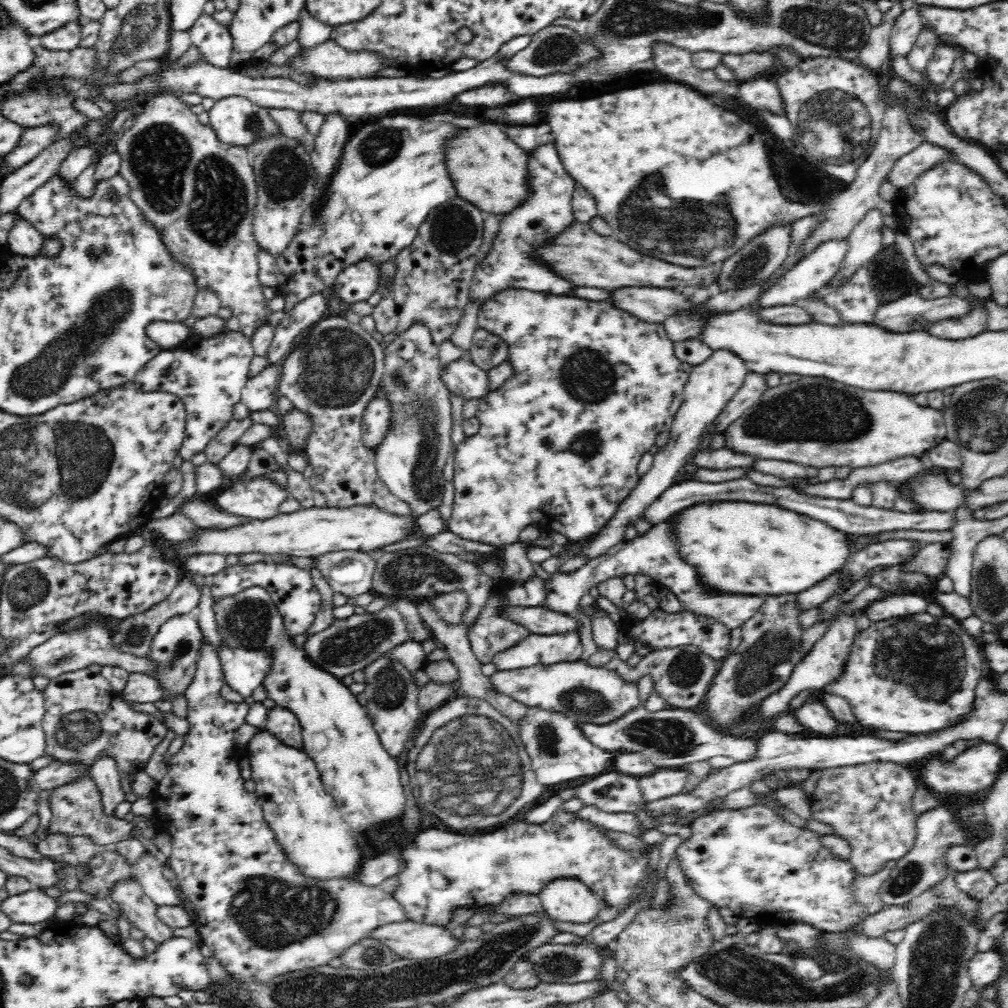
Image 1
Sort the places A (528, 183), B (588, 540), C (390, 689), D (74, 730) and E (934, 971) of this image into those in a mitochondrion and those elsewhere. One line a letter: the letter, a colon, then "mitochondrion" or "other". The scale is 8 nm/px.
A: other
B: other
C: mitochondrion
D: mitochondrion
E: mitochondrion

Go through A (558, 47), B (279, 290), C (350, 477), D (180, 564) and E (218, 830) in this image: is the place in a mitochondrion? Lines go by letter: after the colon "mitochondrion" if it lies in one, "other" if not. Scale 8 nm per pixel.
A: mitochondrion
B: other
C: other
D: other
E: other

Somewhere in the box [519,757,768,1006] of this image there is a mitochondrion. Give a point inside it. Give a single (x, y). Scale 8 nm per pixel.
(561, 965)

